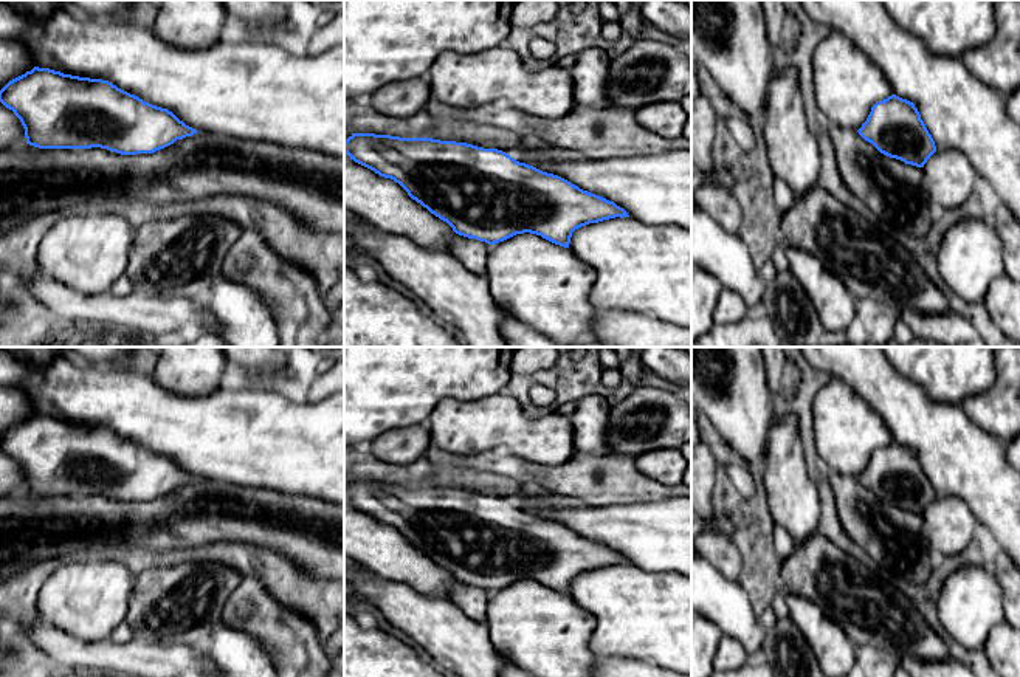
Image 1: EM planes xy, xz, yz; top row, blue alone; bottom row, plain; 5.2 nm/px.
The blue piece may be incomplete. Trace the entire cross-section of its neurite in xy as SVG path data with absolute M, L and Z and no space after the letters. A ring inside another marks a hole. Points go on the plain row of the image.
M0 347L0 386L20 389L28 397L28 400L31 401L31 407L34 412L34 415L31 418L26 418L25 421L9 428L0 437L0 449L6 455L12 457L14 462L20 466L20 469L25 476L26 491L29 491L29 493L34 493L39 496L91 496L91 494L101 494L101 496L107 496L110 499L116 499L121 502L136 502L136 500L153 500L160 496L164 496L164 494L174 491L177 486L192 483L197 479L209 479L214 482L225 482L225 483L251 486L251 488L273 490L277 493L319 497L319 499L326 499L329 502L344 505L344 392L333 393L319 403L308 403L307 401L307 403L299 404L299 403L293 403L293 401L287 400L285 397L277 393L274 389L256 389L256 387L248 387L245 384L223 384L220 389L214 390L212 393L203 395L203 397L184 397L184 395L177 395L177 393L167 392L166 389L160 387L152 380L152 375L143 373L140 370L133 370L126 363L104 364L102 369L96 369L93 364L76 366L73 355L57 353L43 367L33 367L25 358L16 356L11 350L5 350L3 347Z

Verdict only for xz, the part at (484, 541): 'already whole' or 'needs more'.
needs more

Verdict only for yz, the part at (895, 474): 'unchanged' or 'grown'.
grown

